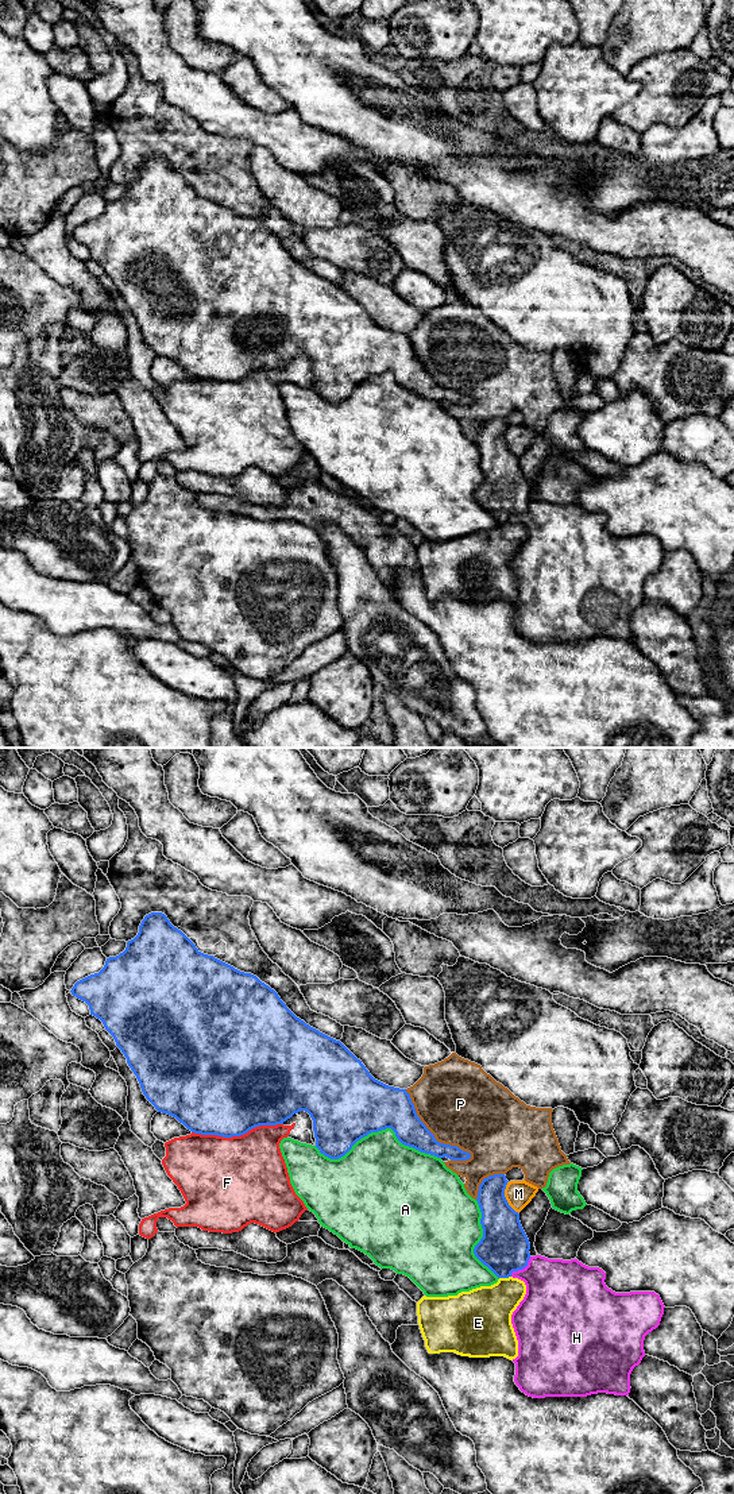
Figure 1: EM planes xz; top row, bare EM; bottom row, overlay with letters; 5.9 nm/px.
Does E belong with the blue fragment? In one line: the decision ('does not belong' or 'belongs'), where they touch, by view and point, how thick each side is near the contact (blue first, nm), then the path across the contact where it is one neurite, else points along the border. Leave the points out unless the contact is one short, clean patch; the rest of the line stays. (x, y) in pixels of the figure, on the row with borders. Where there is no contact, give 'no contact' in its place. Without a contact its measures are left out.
belongs | xz (505, 1277) | 300/320 nm | across xz (503, 1249), (505, 1277), (505, 1293), (485, 1313)

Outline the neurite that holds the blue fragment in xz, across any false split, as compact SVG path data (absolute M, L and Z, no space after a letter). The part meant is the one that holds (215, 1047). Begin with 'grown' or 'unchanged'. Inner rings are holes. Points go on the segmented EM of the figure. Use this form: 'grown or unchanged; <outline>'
unchanged; M151 912L144 916L139 926L138 935L127 942L127 947L116 957L109 957L104 968L74 984L72 995L89 1005L90 1015L100 1019L105 1030L113 1036L116 1046L127 1058L127 1063L136 1076L142 1092L146 1099L155 1107L158 1112L167 1113L182 1123L188 1130L201 1135L217 1135L223 1138L240 1136L259 1126L283 1124L294 1113L305 1111L313 1120L313 1131L316 1147L321 1154L331 1159L344 1157L352 1146L371 1132L391 1128L397 1139L409 1147L421 1153L434 1155L437 1158L449 1158L452 1161L467 1161L471 1154L460 1150L457 1146L444 1144L436 1140L434 1135L417 1116L414 1104L406 1089L389 1086L375 1080L366 1066L358 1059L340 1041L336 1041L318 1030L310 1027L297 1018L281 1000L278 993L269 985L262 983L256 976L244 973L233 966L201 953L196 945L177 927L174 927L167 916L162 912Z

